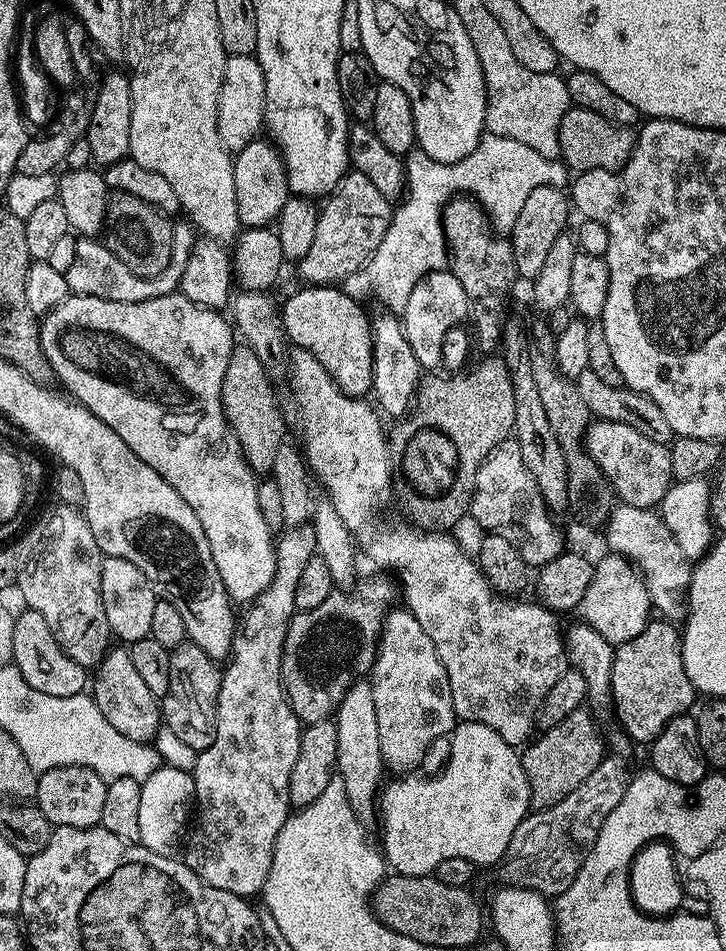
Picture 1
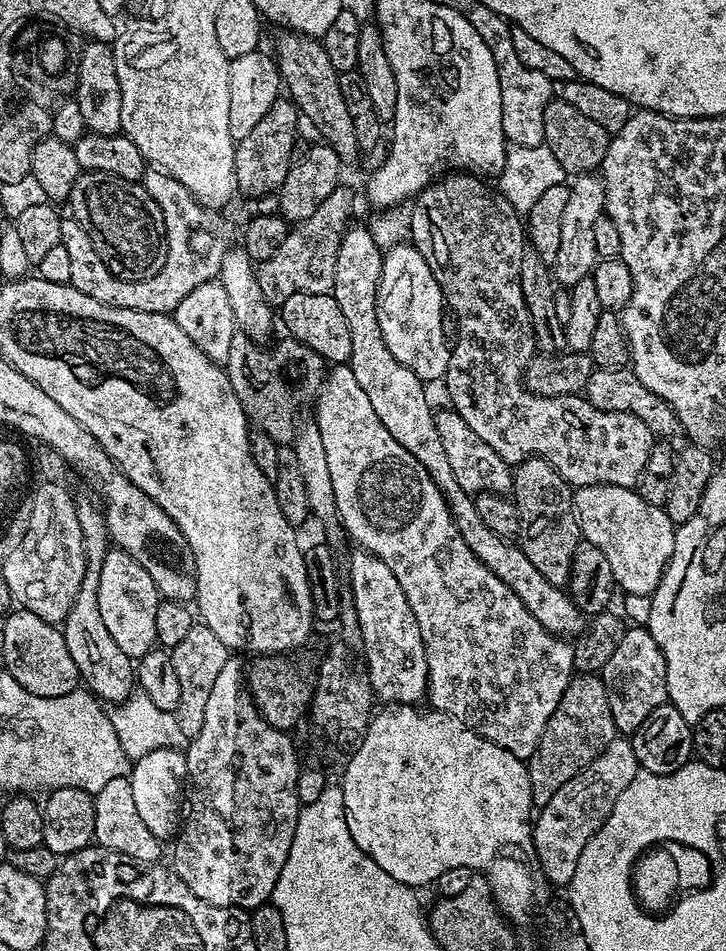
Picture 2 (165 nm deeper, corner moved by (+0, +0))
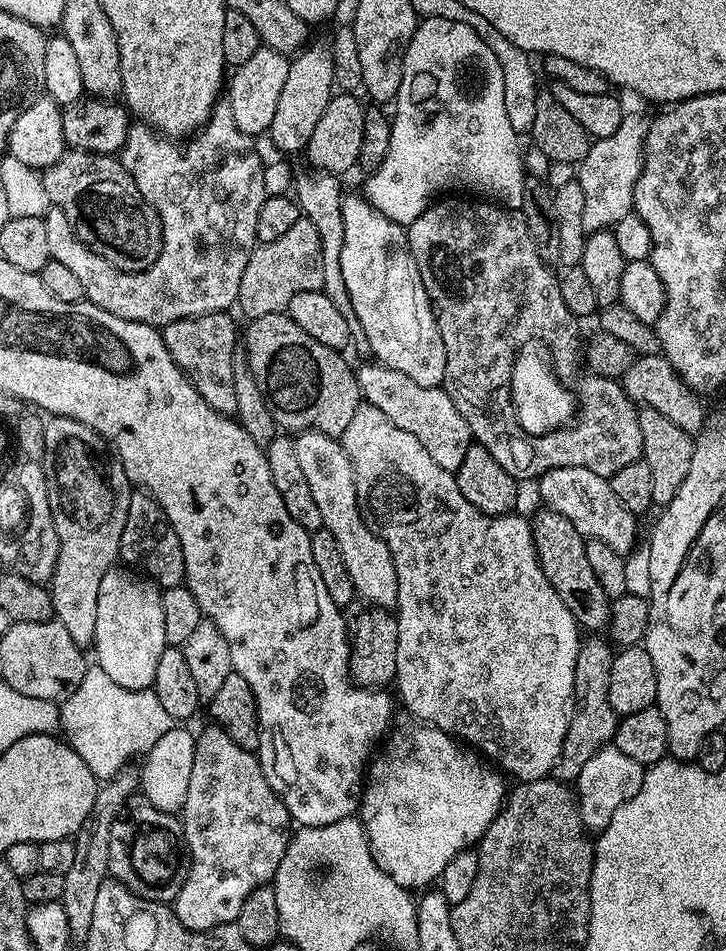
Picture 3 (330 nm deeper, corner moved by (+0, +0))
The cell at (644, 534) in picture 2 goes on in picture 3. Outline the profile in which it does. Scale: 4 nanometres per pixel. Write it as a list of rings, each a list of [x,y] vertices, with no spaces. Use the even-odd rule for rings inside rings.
[[[558,467],[539,477],[537,486],[541,503],[568,518],[585,539],[600,540],[623,556],[634,550],[638,542],[637,515],[621,505],[607,477],[586,467]]]

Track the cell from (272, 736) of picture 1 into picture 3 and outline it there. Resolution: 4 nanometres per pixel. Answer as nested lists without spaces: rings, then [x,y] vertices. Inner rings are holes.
[[[208,726],[204,733],[199,733],[196,736],[194,766],[190,769],[190,790],[186,794],[182,823],[184,826],[184,847],[188,849],[188,873],[184,879],[182,890],[176,895],[174,911],[178,922],[182,922],[182,926],[186,926],[191,932],[211,933],[218,926],[235,922],[242,910],[242,902],[246,902],[246,898],[250,898],[250,894],[254,890],[271,885],[272,881],[275,880],[278,866],[288,849],[290,817],[286,806],[278,798],[278,794],[274,794],[274,790],[270,790],[270,782],[266,782],[266,774],[262,774],[259,755],[247,748],[240,748],[232,741],[230,734],[224,732],[223,728]]]

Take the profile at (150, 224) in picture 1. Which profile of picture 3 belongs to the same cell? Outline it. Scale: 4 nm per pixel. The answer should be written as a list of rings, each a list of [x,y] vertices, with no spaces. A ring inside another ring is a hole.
[[[77,148],[65,150],[54,166],[43,169],[42,175],[52,207],[66,214],[70,226],[76,231],[76,237],[90,246],[94,254],[106,258],[106,262],[123,272],[145,272],[147,268],[154,266],[164,237],[164,233],[160,231],[160,219],[146,202],[137,177],[127,172],[115,155],[95,156],[92,152],[83,152]]]

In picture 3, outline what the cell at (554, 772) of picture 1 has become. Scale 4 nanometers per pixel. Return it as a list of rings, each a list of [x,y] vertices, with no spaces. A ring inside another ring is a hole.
[[[600,638],[581,639],[578,658],[574,662],[574,707],[568,718],[562,754],[554,769],[555,779],[565,782],[575,781],[576,776],[582,774],[582,766],[586,766],[586,762],[590,762],[598,750],[609,747],[616,734],[618,717],[610,706],[610,666],[614,648],[605,639],[596,639]]]

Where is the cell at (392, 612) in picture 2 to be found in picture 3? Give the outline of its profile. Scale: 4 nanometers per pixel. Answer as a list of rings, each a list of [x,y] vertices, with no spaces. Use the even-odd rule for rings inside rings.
[[[314,431],[299,433],[295,441],[298,463],[302,466],[306,483],[310,485],[310,495],[322,514],[323,528],[334,534],[334,542],[338,542],[338,550],[342,550],[342,562],[346,562],[357,597],[377,608],[395,609],[398,574],[394,570],[394,558],[386,542],[382,542],[382,538],[378,538],[362,518],[354,470],[343,443],[337,437]]]

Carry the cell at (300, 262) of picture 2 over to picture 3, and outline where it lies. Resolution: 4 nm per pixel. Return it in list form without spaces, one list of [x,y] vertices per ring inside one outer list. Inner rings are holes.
[[[301,218],[298,222],[294,222],[294,227],[287,234],[282,234],[282,238],[278,238],[278,242],[270,242],[253,248],[250,258],[246,262],[246,270],[242,270],[238,308],[245,312],[248,320],[262,318],[262,314],[285,311],[290,298],[294,298],[294,294],[319,292],[323,286],[322,242],[318,238],[318,230],[314,226],[314,222]]]

